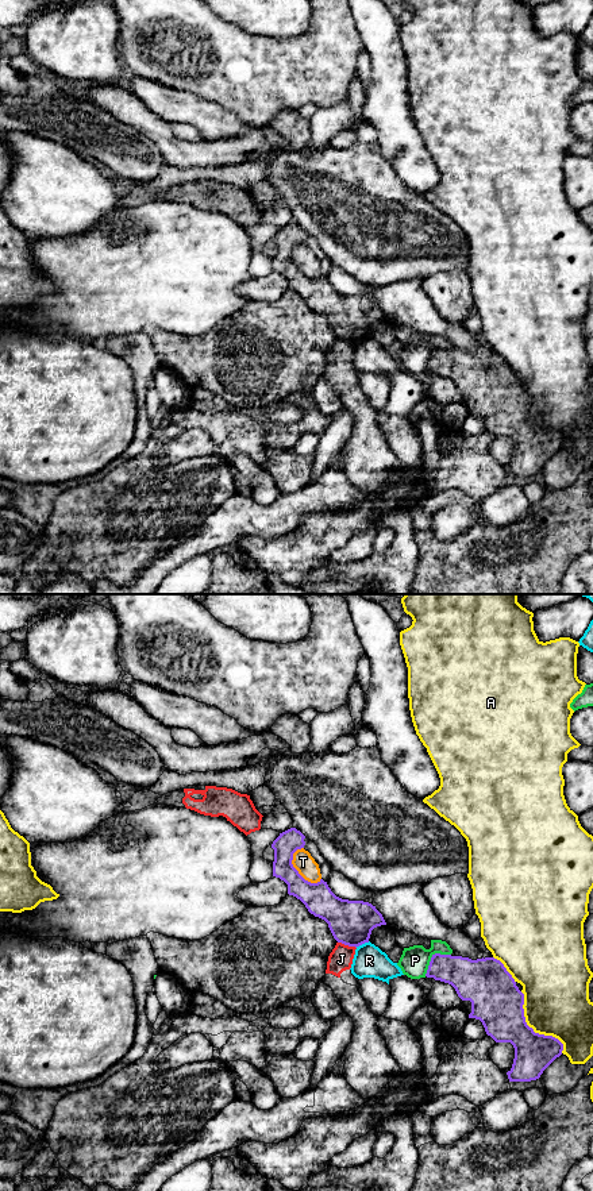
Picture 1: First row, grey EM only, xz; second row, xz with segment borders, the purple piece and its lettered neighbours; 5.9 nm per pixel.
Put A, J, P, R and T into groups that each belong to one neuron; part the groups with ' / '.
A / J T / P / R

